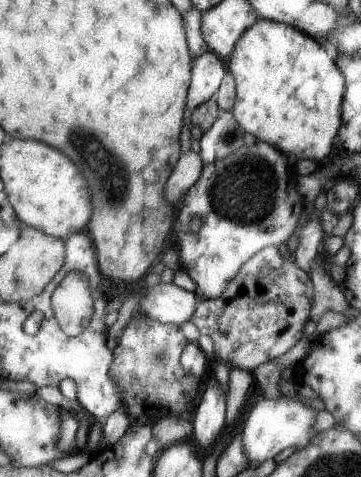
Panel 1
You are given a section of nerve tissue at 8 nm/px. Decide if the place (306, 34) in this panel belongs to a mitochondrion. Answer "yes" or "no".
no

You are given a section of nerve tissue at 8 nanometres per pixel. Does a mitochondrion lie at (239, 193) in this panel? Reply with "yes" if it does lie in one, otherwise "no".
yes

